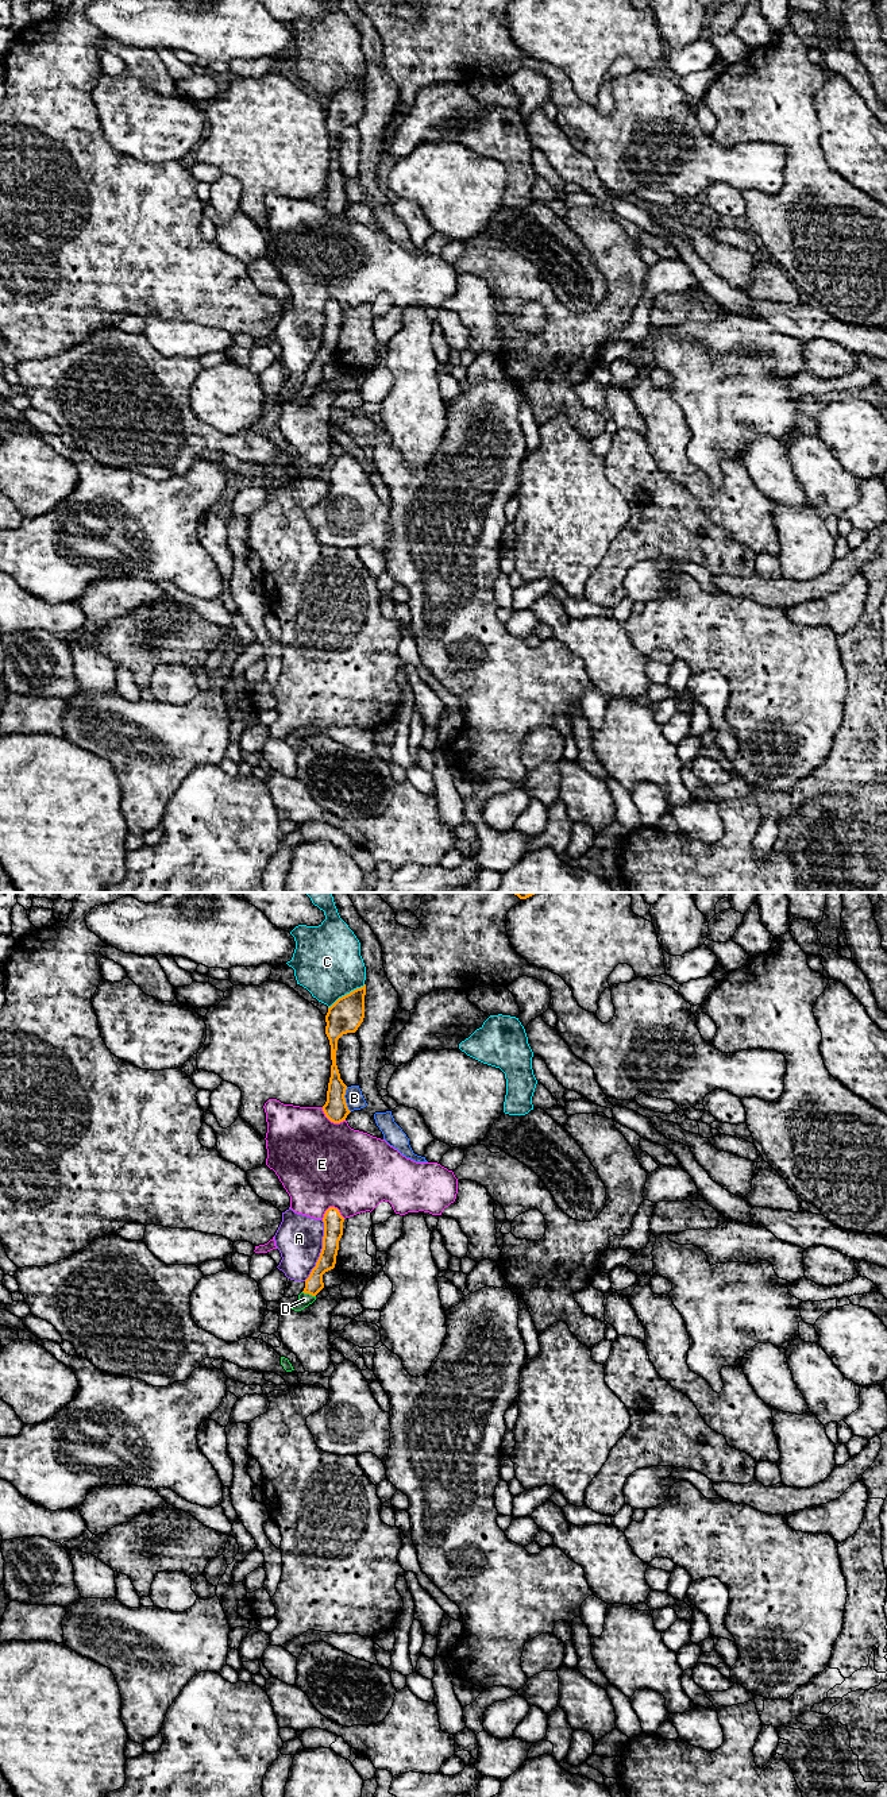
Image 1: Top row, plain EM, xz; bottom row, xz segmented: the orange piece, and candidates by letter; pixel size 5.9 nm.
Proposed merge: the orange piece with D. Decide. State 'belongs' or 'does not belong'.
belongs

